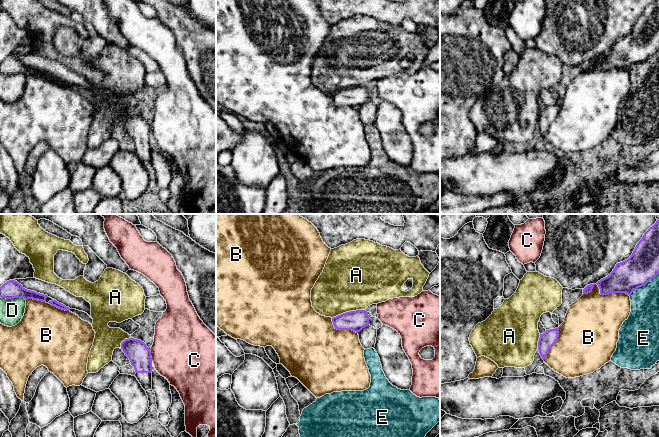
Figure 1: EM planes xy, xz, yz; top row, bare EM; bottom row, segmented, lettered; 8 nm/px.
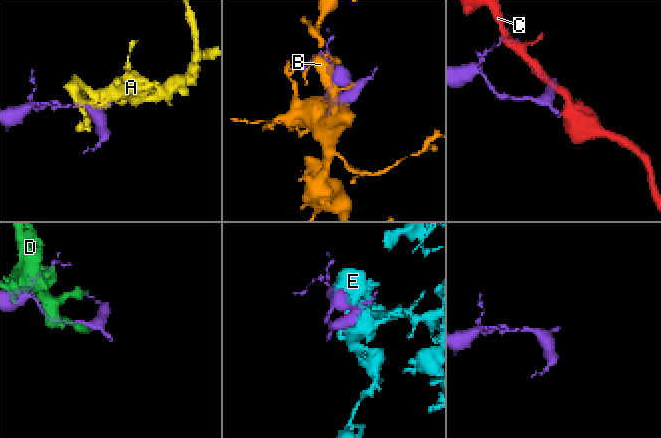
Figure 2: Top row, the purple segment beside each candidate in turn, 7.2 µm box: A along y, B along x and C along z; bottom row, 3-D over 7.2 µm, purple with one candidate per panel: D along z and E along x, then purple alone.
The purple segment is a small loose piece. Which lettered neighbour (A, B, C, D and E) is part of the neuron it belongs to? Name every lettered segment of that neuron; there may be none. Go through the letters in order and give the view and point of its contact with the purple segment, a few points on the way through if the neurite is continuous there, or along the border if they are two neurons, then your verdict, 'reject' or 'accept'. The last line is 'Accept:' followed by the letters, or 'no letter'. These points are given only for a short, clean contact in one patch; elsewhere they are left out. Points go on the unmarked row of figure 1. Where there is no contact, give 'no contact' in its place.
A: meets purple in xz at (348, 88); reject
B: meets purple in yz at (603, 70); reject
C: meets purple in xy at (150, 132); reject
D: meets purple in xy at (13, 73); reject
E: meets purple in yz at (643, 61); reject
Accept: no letter

